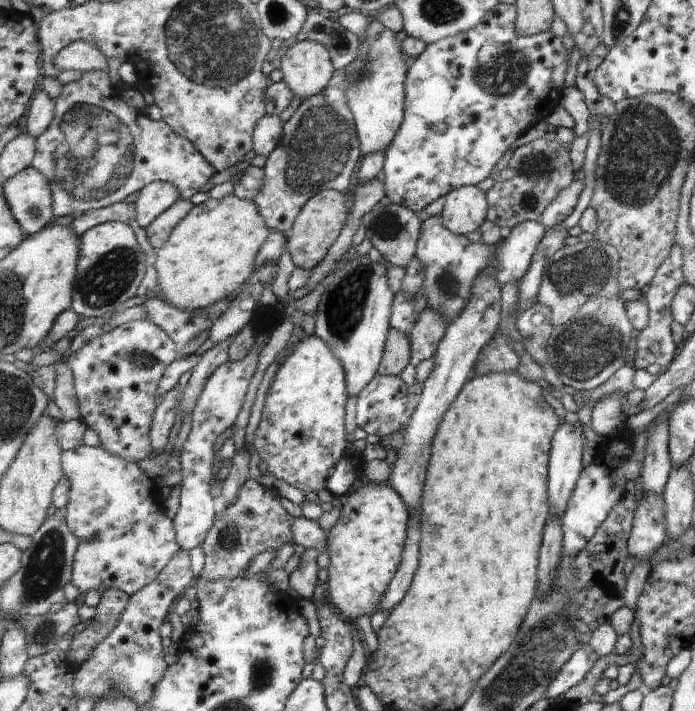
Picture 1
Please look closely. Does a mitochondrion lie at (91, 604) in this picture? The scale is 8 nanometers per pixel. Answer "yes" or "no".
no

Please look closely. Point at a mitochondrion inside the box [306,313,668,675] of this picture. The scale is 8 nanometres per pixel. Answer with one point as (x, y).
(547, 626)

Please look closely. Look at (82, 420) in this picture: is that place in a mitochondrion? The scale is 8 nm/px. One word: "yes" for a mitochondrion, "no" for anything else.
no

